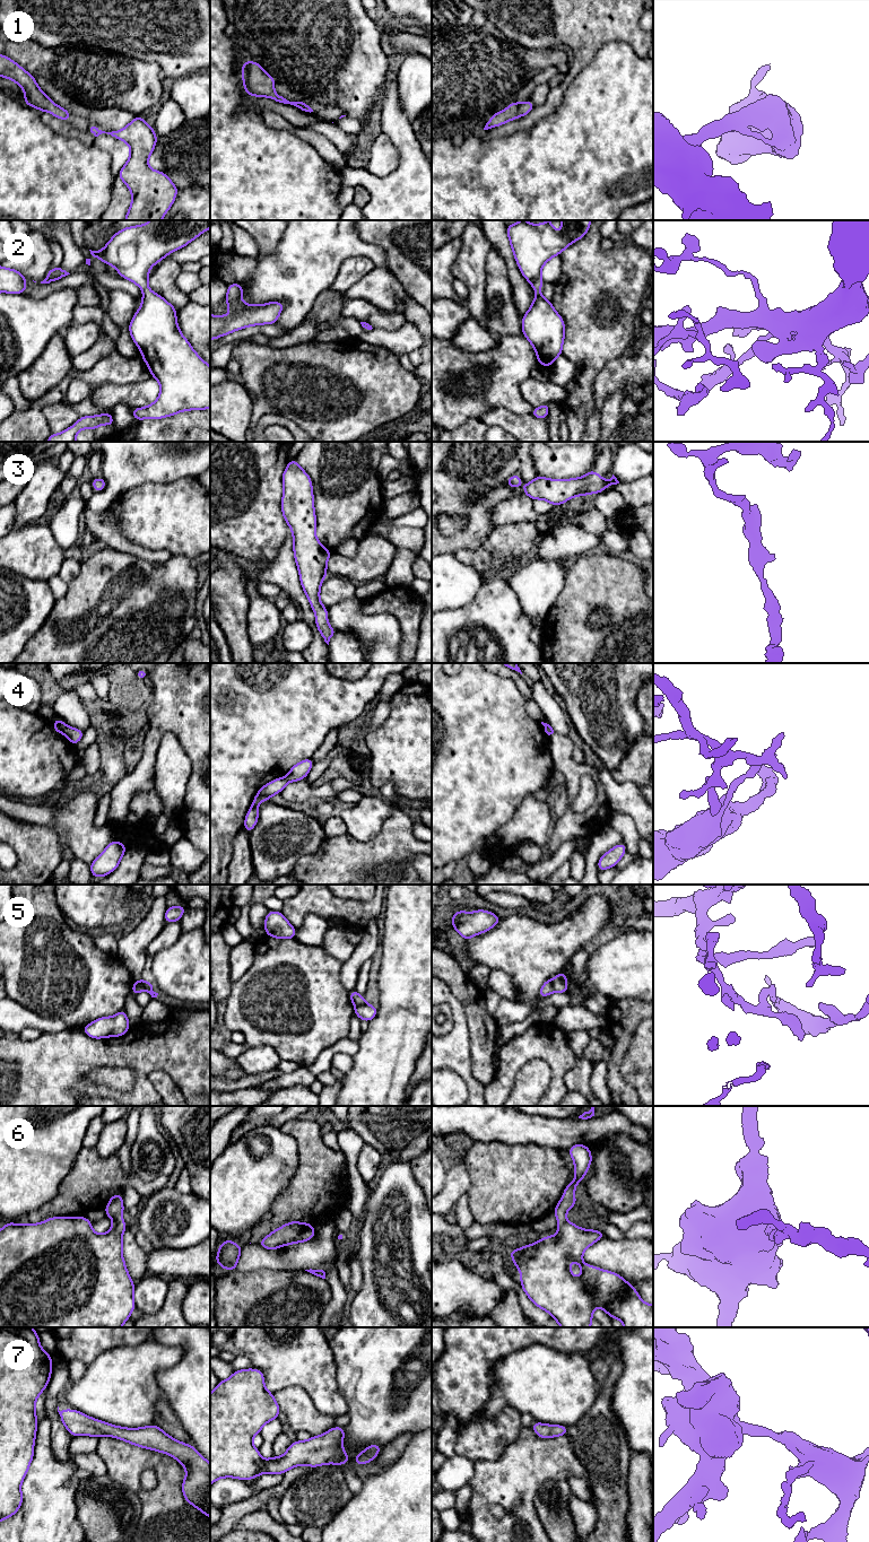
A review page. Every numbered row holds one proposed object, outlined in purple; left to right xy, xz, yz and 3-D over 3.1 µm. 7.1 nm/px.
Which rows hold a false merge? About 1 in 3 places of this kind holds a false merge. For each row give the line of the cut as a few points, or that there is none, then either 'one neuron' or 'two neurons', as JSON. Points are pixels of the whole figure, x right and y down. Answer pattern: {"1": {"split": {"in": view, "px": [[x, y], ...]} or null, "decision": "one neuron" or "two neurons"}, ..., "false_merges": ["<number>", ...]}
{"1": {"split": null, "decision": "one neuron"}, "2": {"split": null, "decision": "one neuron"}, "3": {"split": null, "decision": "one neuron"}, "4": {"split": {"in": "xy", "px": [[67, 726], [63, 733]]}, "decision": "two neurons"}, "5": {"split": {"in": "xz", "px": [[365, 1003], [355, 1007]]}, "decision": "two neurons"}, "6": {"split": null, "decision": "one neuron"}, "7": {"split": null, "decision": "one neuron"}, "false_merges": ["4", "5"]}

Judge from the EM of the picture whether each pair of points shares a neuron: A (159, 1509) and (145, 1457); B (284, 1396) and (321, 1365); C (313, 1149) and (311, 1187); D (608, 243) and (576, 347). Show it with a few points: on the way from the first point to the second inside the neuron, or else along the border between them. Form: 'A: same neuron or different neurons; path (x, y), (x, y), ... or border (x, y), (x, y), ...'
A: same neuron; path (163, 1496), (163, 1473), (158, 1469)
B: different neurons; border (274, 1392), (288, 1386), (301, 1386), (314, 1405)
C: same neuron; path (313, 1158), (313, 1178)
D: different neurons; border (601, 237), (601, 247), (609, 251)

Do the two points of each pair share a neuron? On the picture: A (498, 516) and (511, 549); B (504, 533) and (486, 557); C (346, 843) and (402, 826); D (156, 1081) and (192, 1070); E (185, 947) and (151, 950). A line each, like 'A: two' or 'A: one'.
A: two
B: one
C: one
D: two
E: two

